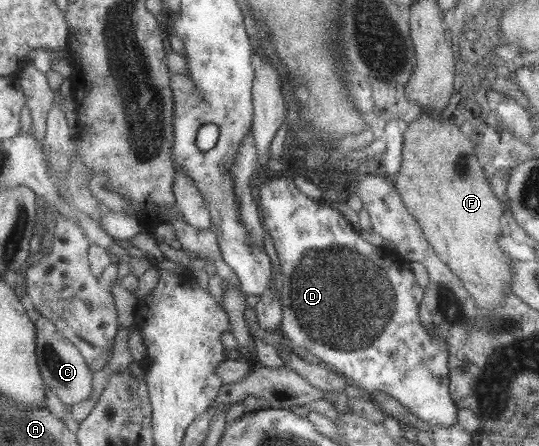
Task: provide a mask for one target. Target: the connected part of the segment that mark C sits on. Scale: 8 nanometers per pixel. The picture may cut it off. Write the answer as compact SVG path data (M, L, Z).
M29 303L28 306L30 306L30 310L38 313L38 319L35 322L38 332L37 354L40 362L40 370L46 382L65 405L74 406L74 404L78 404L78 402L88 400L90 394L92 394L92 378L94 378L92 370L88 368L90 362L87 362L86 358L73 342L68 340L68 338L58 330L54 322L46 318L31 303Z

